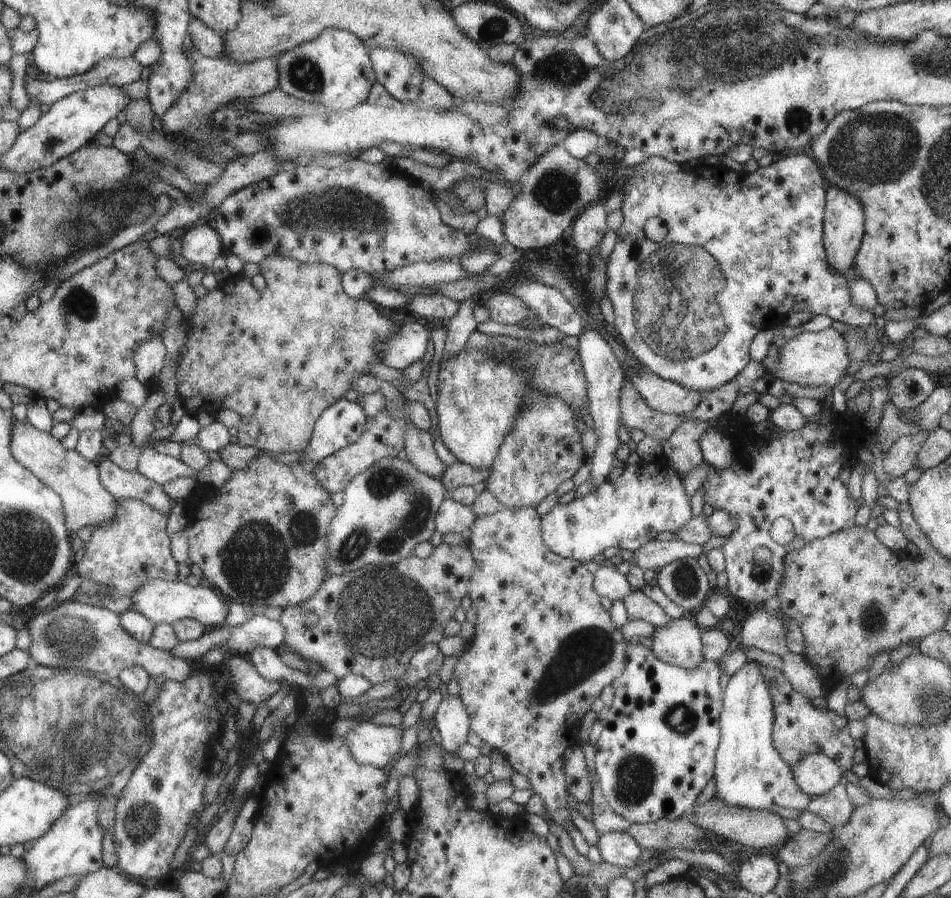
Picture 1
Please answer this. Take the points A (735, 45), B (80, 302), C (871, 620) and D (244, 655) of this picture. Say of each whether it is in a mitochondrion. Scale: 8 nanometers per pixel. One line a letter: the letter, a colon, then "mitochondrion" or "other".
A: mitochondrion
B: mitochondrion
C: mitochondrion
D: other

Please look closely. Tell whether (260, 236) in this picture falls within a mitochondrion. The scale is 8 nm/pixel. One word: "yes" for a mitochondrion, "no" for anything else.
yes

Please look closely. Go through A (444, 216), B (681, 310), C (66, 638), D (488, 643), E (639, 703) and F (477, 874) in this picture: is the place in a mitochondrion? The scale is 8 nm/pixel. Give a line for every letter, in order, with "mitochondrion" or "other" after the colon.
A: other
B: mitochondrion
C: mitochondrion
D: other
E: other
F: other

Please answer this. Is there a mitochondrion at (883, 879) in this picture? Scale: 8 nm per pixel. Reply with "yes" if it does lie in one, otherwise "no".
no

